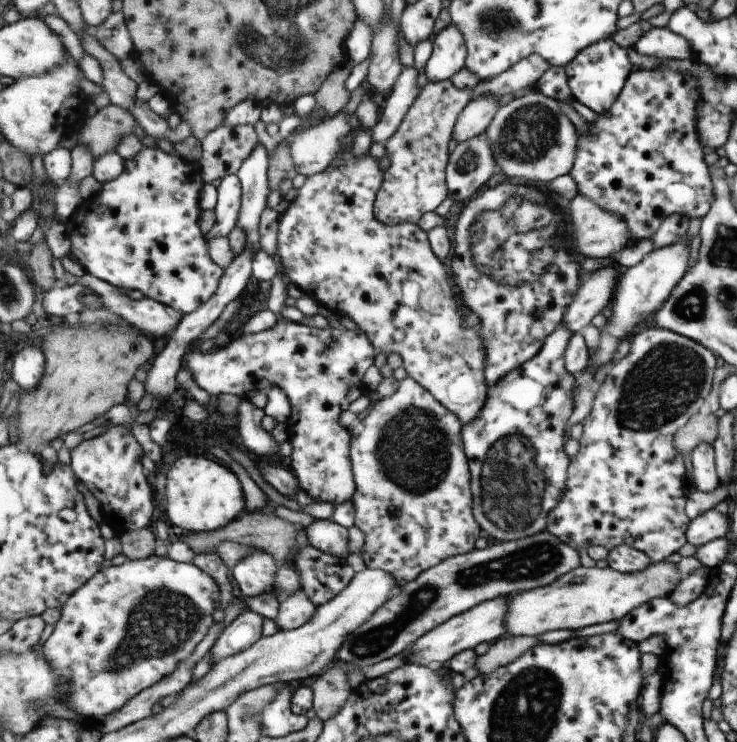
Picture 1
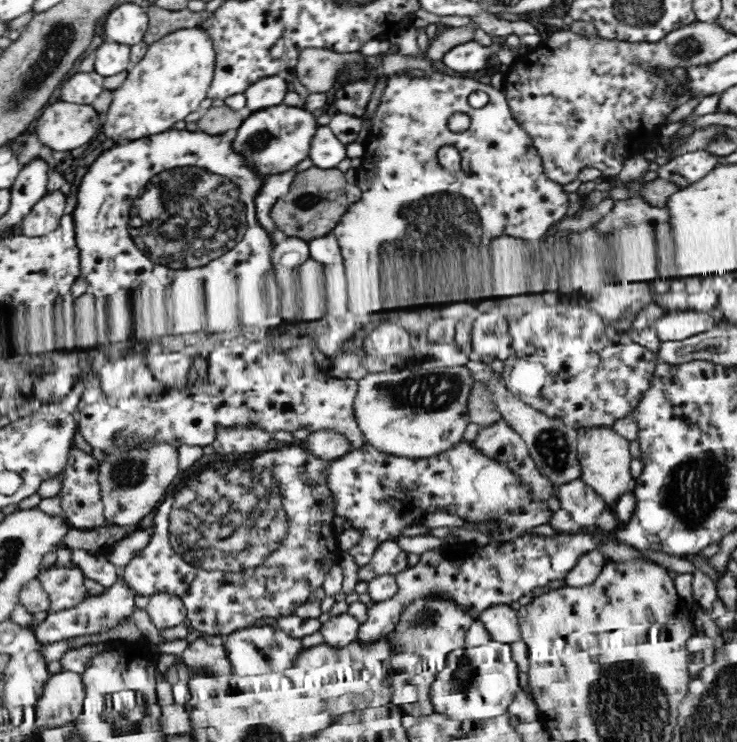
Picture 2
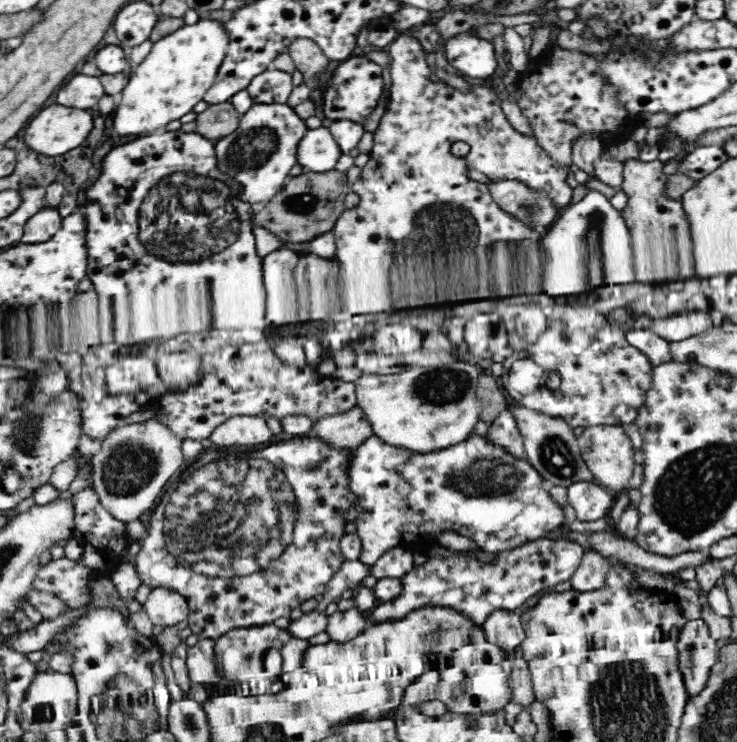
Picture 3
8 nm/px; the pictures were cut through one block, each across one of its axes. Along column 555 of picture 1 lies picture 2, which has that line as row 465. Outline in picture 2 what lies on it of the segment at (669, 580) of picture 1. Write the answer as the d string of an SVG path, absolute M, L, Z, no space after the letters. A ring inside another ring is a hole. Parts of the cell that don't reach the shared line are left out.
M612 427L588 428L583 436L578 436L577 453L582 467L580 479L600 493L609 506L628 491L628 484L634 479L630 471L632 456L629 441L618 435Z

